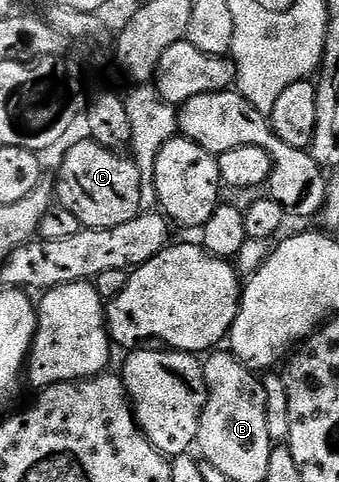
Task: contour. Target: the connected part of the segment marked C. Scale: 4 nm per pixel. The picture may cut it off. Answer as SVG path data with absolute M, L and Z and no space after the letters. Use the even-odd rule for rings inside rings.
M92 139L78 141L62 157L56 180L56 201L76 215L82 227L107 229L136 219L140 207L140 171L129 156L106 149ZM126 156L126 157L122 157Z

